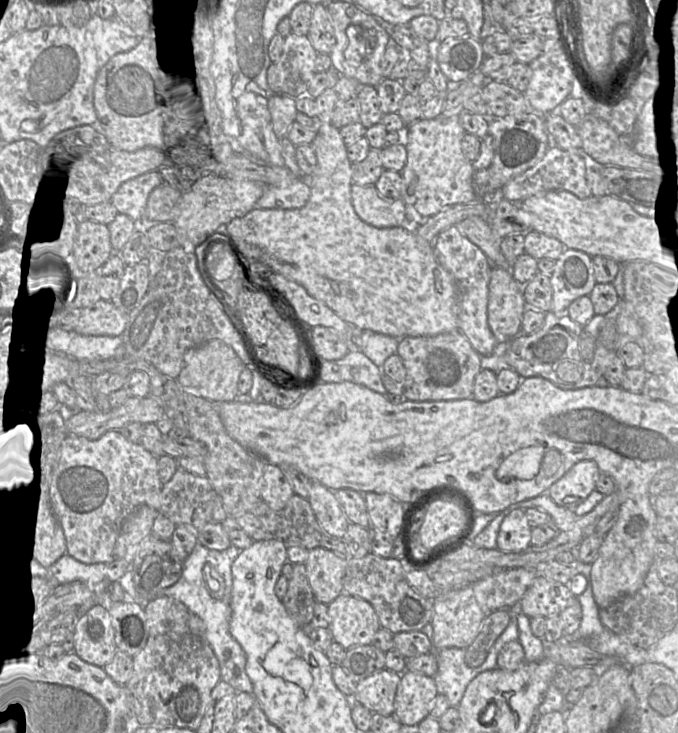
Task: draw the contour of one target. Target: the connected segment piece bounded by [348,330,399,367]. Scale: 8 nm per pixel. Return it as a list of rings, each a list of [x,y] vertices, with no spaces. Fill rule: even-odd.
[[[371,330],[363,331],[359,334],[359,337],[352,337],[352,339],[348,340],[353,340],[378,367],[382,367],[390,356],[397,353],[399,344],[399,339]]]

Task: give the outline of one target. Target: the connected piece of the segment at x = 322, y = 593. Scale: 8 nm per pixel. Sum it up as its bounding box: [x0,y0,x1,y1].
[307,547,348,604]

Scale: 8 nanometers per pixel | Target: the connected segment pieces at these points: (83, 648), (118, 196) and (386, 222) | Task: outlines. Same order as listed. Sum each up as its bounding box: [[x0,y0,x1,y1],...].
[[62,605,118,668],[110,171,163,221],[351,183,407,228]]

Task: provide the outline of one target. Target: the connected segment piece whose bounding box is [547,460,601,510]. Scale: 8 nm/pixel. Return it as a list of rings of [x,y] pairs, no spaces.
[[[579,461],[549,488],[547,494],[557,505],[574,510],[596,489],[600,475],[595,461]]]

